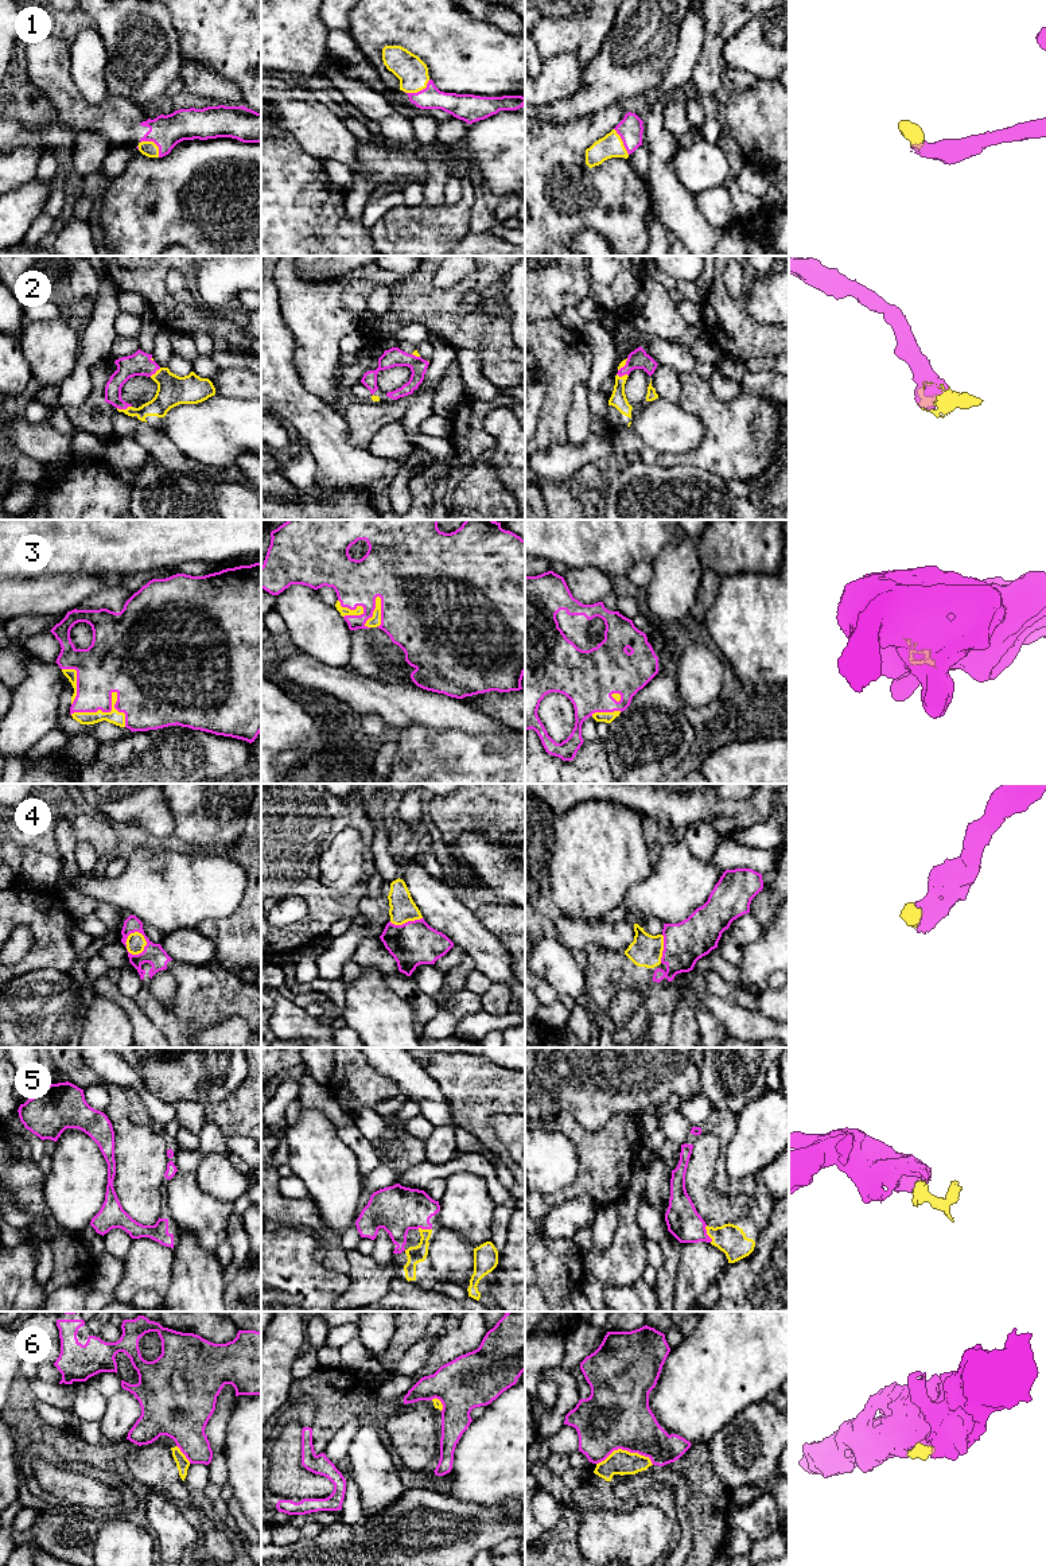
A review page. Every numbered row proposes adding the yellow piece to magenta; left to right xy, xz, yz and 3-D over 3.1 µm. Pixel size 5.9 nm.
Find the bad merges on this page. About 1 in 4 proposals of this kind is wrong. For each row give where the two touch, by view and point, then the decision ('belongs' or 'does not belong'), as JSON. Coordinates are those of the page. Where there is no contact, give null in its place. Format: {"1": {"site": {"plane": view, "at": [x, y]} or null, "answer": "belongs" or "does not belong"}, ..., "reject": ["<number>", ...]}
{"1": {"site": {"plane": "xz", "at": [417, 92]}, "answer": "belongs"}, "2": {"site": {"plane": "xy", "at": [124, 408]}, "answer": "belongs"}, "3": {"site": {"plane": "xy", "at": [104, 711]}, "answer": "belongs"}, "4": {"site": {"plane": "xy", "at": [125, 941]}, "answer": "belongs"}, "5": {"site": {"plane": "yz", "at": [706, 1234]}, "answer": "belongs"}, "6": {"site": {"plane": "yz", "at": [626, 1449]}, "answer": "does not belong"}, "reject": ["6"]}

